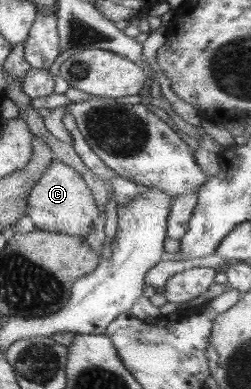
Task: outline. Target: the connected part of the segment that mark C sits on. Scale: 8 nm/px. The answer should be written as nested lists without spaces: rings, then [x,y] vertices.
[[[52,160],[28,192],[25,215],[30,217],[35,229],[41,232],[76,236],[83,240],[86,234],[90,234],[90,224],[98,218],[98,209],[83,178],[70,166]]]

